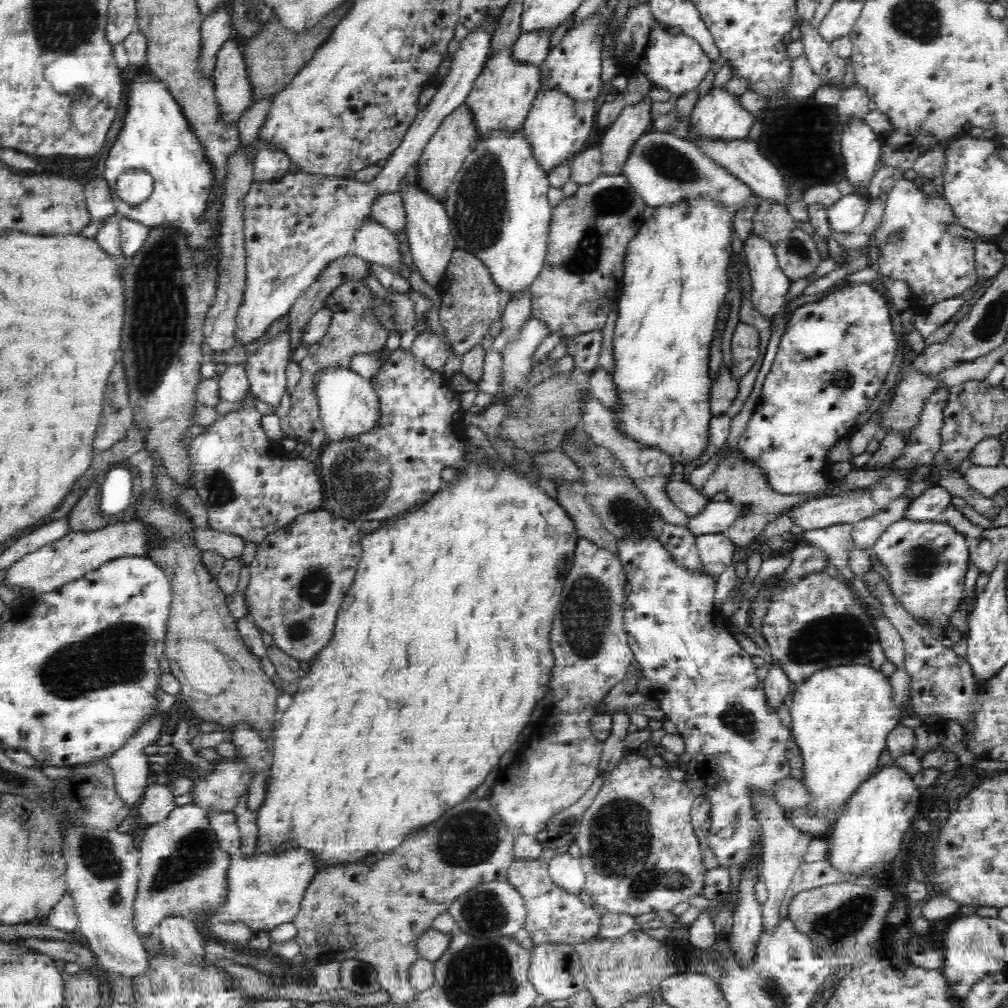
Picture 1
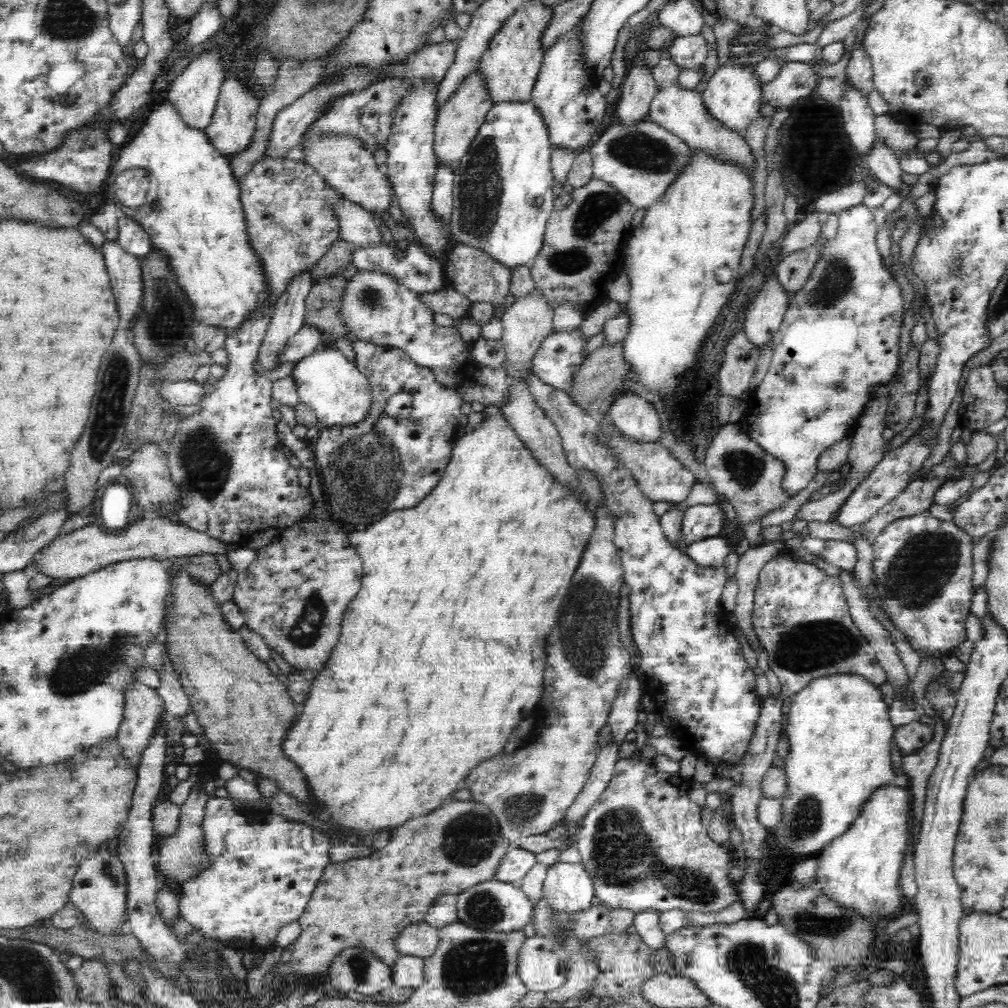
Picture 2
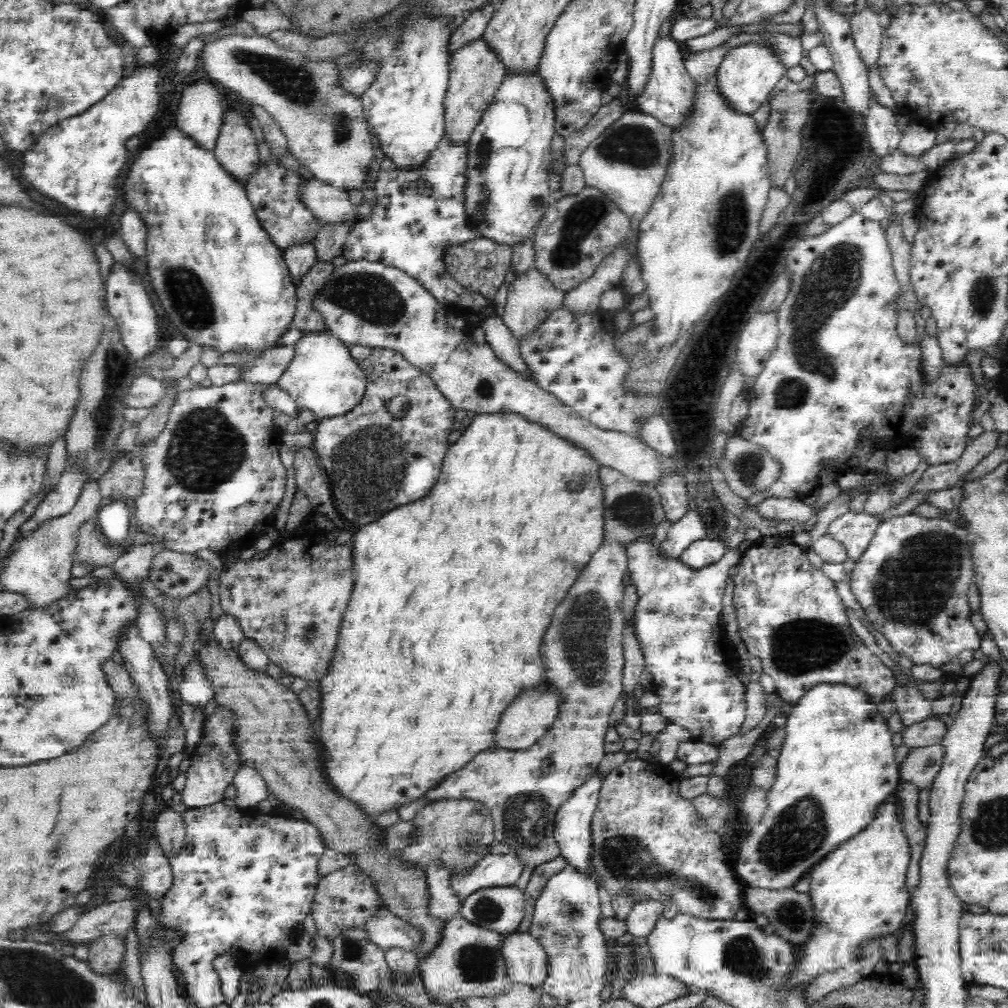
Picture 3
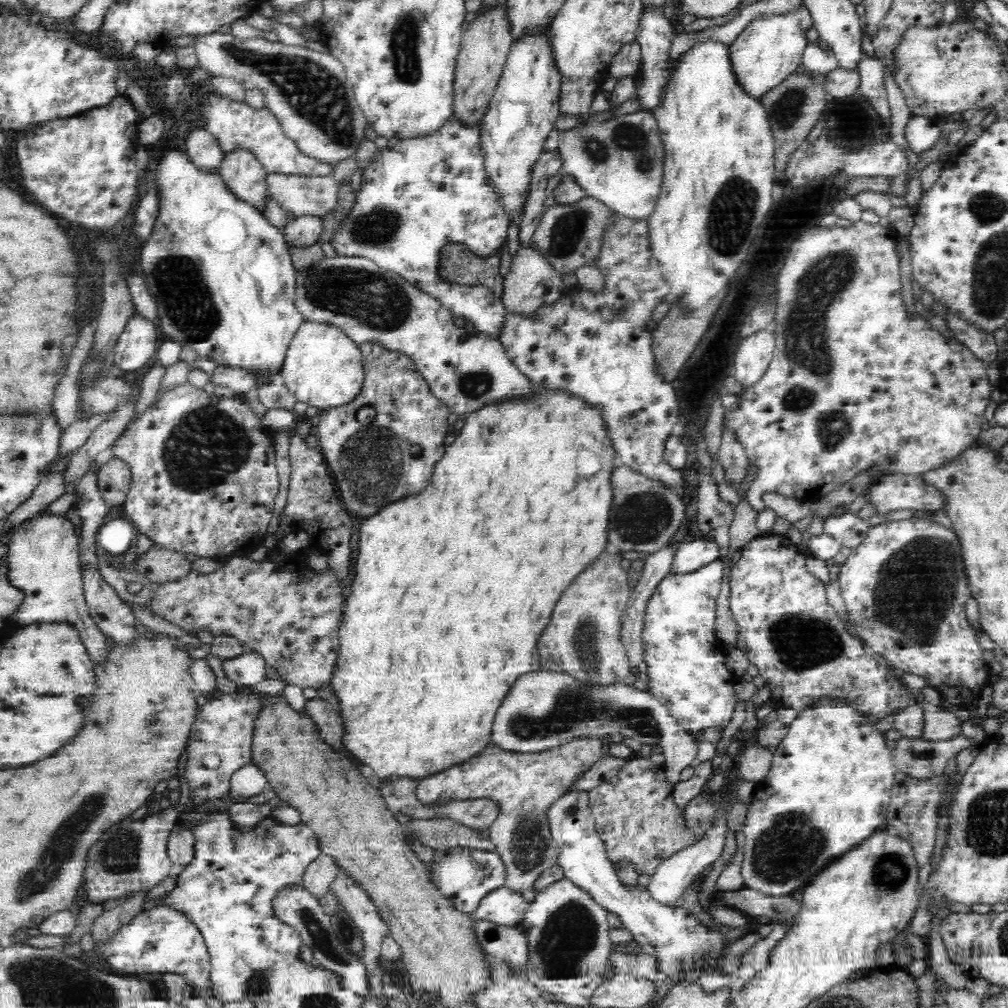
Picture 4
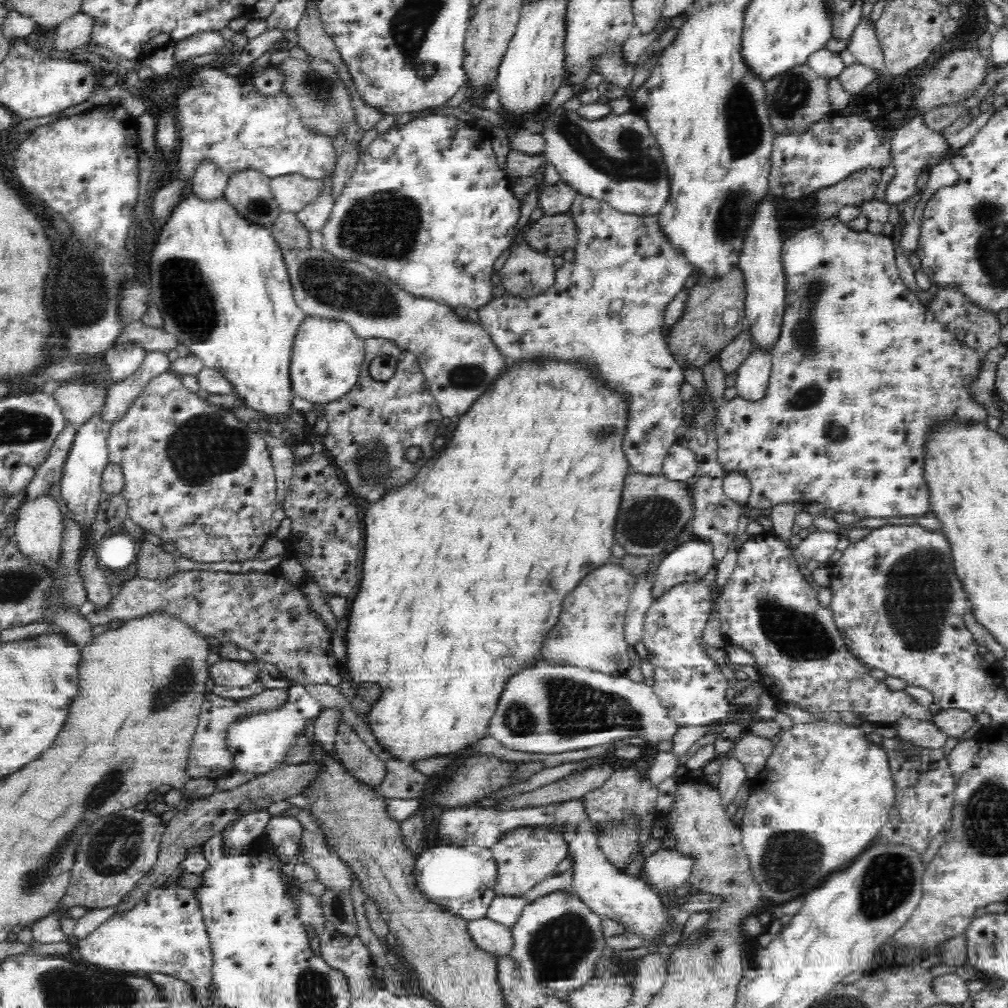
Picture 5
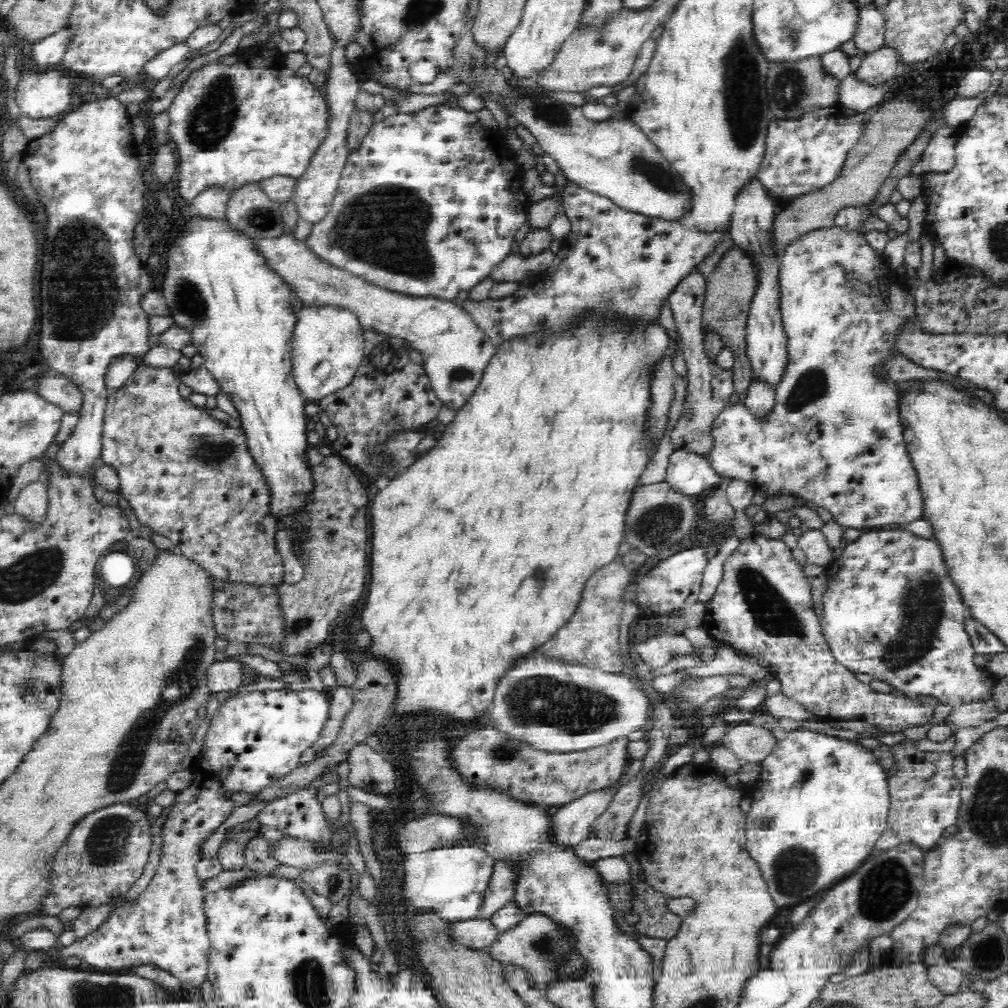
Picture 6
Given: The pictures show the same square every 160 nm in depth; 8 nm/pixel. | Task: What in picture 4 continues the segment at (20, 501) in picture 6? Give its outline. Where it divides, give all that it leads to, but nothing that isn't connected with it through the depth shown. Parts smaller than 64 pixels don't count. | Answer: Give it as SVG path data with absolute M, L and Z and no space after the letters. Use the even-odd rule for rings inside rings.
M42 511L14 530L6 554L6 560L10 562L8 577L24 591L24 602L18 612L10 616L10 621L20 626L36 623L69 624L79 634L91 661L101 663L107 651L106 636L90 617L88 603L83 595L77 533L65 515Z

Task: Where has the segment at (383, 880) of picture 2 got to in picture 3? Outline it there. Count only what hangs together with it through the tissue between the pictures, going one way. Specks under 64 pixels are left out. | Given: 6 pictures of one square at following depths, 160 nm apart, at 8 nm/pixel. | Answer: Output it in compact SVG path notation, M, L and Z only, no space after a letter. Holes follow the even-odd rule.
M462 797L426 804L416 812L413 820L416 823L416 842L408 848L397 848L396 853L418 863L424 872L426 863L436 857L444 861L448 870L469 869L478 859L490 853L485 847L495 841L490 810L482 802L472 799ZM351 863L332 872L332 874L328 874L326 878L320 879L311 899L311 914L316 925L316 933L328 935L332 940L341 933L344 927L363 928L366 917L385 908L383 904L379 904L377 894L371 886L371 880L363 876Z

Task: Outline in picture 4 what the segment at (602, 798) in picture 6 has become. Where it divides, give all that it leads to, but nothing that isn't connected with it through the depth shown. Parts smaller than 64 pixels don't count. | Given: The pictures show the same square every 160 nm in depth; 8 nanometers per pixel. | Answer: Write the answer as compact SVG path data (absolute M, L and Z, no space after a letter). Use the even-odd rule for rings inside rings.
M577 739L556 749L526 754L504 751L490 744L471 759L418 780L417 799L427 805L439 798L461 801L480 797L501 804L501 814L488 828L488 837L505 866L505 887L521 893L532 889L538 876L558 862L560 850L552 838L545 810L580 773L604 756L602 750L600 739Z

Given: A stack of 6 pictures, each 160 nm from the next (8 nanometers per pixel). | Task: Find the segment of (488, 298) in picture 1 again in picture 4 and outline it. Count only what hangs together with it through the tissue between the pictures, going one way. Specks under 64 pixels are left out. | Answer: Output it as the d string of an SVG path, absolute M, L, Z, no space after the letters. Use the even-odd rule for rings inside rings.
M449 243L442 246L442 249L440 274L444 279L464 283L464 285L482 283L498 298L503 296L503 278L499 272L503 250L493 258L484 261L470 255L470 251L462 245Z

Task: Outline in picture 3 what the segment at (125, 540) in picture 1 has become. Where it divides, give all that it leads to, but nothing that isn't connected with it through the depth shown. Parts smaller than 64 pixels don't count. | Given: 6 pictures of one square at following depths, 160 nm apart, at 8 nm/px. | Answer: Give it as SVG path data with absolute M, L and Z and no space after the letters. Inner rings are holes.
M92 521L83 522L78 532L78 546L76 546L76 558L74 562L90 564L90 566L110 566L128 548L120 550L120 547L106 546L96 533Z

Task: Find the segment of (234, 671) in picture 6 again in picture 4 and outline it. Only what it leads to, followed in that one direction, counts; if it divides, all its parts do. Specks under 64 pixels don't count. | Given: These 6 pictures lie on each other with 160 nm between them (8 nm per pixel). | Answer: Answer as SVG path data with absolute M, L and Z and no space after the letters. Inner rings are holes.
M248 651L236 658L222 661L222 670L226 680L237 685L238 688L250 688L267 678L265 675L265 660L259 654Z

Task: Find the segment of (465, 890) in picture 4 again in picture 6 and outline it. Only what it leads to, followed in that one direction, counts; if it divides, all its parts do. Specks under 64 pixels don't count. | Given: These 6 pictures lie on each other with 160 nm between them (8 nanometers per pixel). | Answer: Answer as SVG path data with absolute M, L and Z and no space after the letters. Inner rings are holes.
M458 845L403 855L401 859L405 912L434 914L448 923L477 918L495 864L486 852L472 845Z

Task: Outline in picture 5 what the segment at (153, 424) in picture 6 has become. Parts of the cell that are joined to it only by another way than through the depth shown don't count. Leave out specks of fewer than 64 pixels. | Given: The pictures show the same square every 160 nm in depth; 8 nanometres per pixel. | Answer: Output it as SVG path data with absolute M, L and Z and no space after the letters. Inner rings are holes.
M170 370L163 372L147 382L146 386L129 402L127 410L118 415L107 426L107 451L108 460L116 464L123 473L123 489L121 495L128 505L127 516L134 521L145 533L152 533L162 540L171 543L173 552L179 556L189 558L200 564L218 564L218 562L246 562L256 560L262 552L264 542L271 535L272 515L277 507L277 488L275 471L271 461L270 451L264 438L259 434L249 432L247 425L240 421L232 411L210 404L197 394L188 392L181 383L181 377Z

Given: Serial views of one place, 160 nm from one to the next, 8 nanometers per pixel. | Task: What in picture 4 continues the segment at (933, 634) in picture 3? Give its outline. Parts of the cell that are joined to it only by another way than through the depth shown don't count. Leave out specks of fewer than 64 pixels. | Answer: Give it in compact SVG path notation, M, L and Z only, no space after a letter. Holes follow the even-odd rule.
M914 516L908 520L890 520L890 522L882 521L880 524L870 526L866 533L866 538L853 546L850 555L844 564L840 565L837 581L840 588L846 612L848 612L848 622L843 622L845 629L863 644L863 648L877 660L881 661L886 667L895 670L897 673L912 674L920 676L926 681L926 685L935 689L941 695L941 701L952 704L954 708L968 709L978 702L982 702L982 690L990 688L990 666L984 661L982 652L984 649L978 644L978 633L970 626L967 616L965 615L965 604L971 598L971 590L966 586L966 574L963 569L962 558L960 558L960 550L958 550L958 540L952 534L953 530L944 526L940 526L928 519L917 519Z

